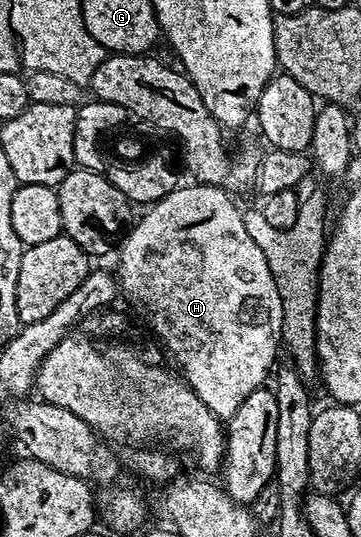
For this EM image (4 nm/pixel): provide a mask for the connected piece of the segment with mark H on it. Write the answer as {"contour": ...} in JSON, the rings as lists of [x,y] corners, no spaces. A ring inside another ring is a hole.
{"contour":[[[190,182],[190,185],[175,188],[172,194],[168,194],[160,202],[149,205],[142,217],[137,217],[136,223],[127,232],[125,240],[120,245],[118,256],[118,268],[116,267],[116,279],[120,285],[120,292],[123,297],[127,296],[136,307],[142,311],[144,319],[150,323],[152,331],[158,335],[162,348],[174,359],[173,367],[180,370],[180,375],[187,386],[212,410],[212,414],[223,422],[229,422],[232,414],[240,410],[244,398],[252,394],[252,390],[263,387],[271,379],[272,369],[275,367],[274,359],[280,356],[280,345],[282,344],[282,327],[284,326],[284,306],[273,280],[272,270],[269,269],[268,259],[264,258],[264,250],[252,242],[252,234],[244,230],[242,212],[234,205],[234,200],[229,191],[219,188],[217,184],[199,184]]]}

